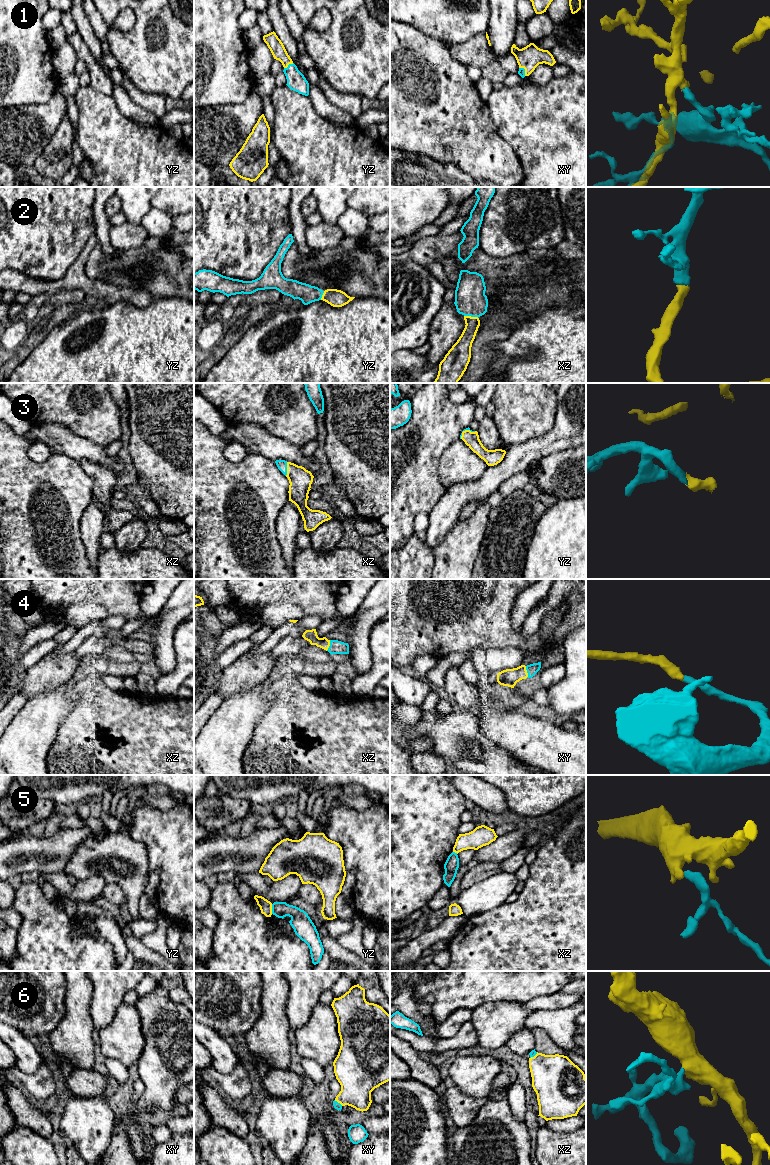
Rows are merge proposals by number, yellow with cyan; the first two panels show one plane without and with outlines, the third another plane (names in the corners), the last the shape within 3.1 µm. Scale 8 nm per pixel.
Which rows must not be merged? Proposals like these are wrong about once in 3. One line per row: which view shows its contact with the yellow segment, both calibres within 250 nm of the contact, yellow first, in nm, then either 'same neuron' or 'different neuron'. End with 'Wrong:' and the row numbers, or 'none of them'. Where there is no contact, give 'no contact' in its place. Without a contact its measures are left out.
1: meets yellow in yz; 120 nm thick on the yellow side, 150 nm on the other; same neuron
2: meets yellow in xz; 130 nm thick on the yellow side, 260 nm on the other; same neuron
3: meets yellow in xz; 190 nm thick on the yellow side, 80 nm on the other; same neuron
4: meets yellow in xy; 140 nm thick on the yellow side, 90 nm on the other; same neuron
5: meets yellow in yz; 100 nm thick on the yellow side, 150 nm on the other; different neuron
6: meets yellow in xy; 300 nm thick on the yellow side, 60 nm on the other; same neuron
Wrong: 5

